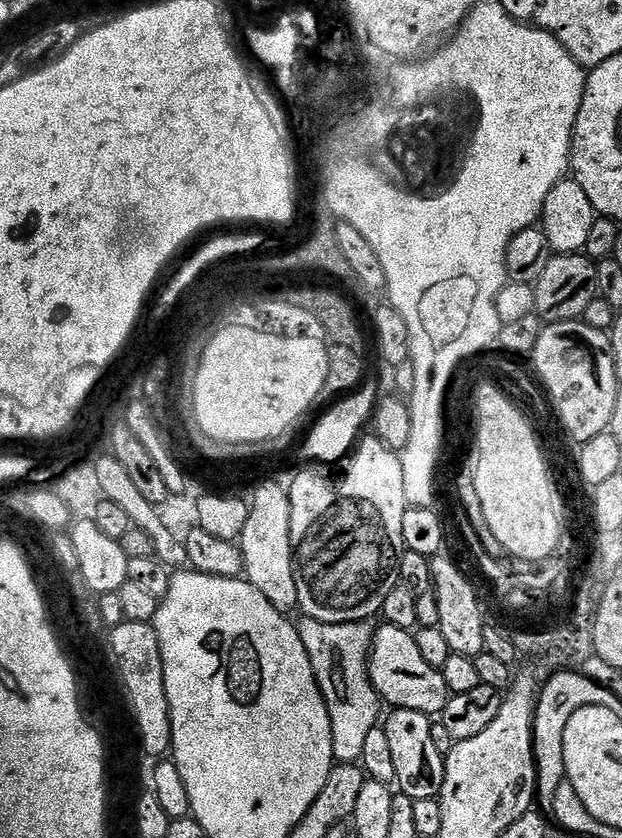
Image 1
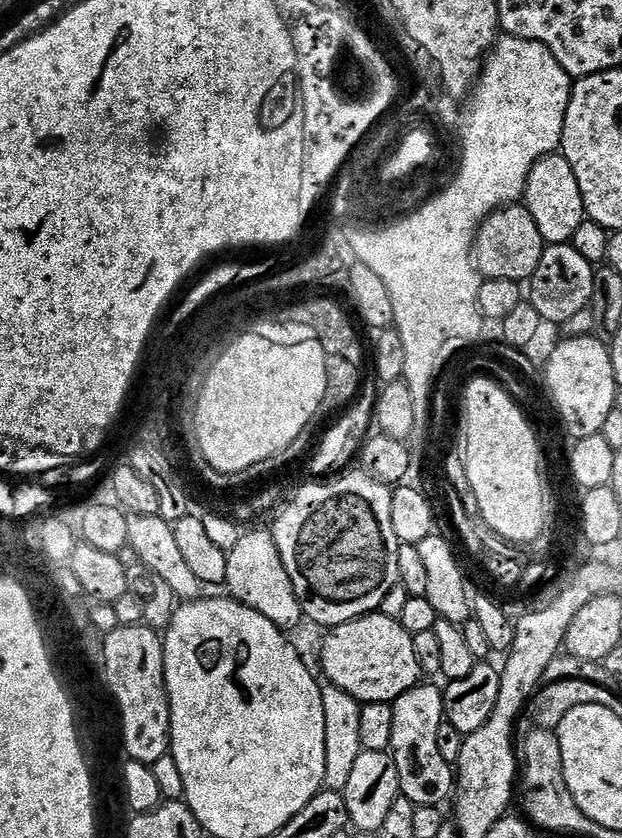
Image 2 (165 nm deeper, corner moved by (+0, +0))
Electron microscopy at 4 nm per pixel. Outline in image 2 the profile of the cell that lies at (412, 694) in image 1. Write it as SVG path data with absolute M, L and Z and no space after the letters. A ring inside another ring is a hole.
M378 610L339 624L327 633L320 648L320 664L324 667L323 679L335 685L361 705L382 702L391 704L406 690L421 683L422 673L414 642L399 620L386 618Z

